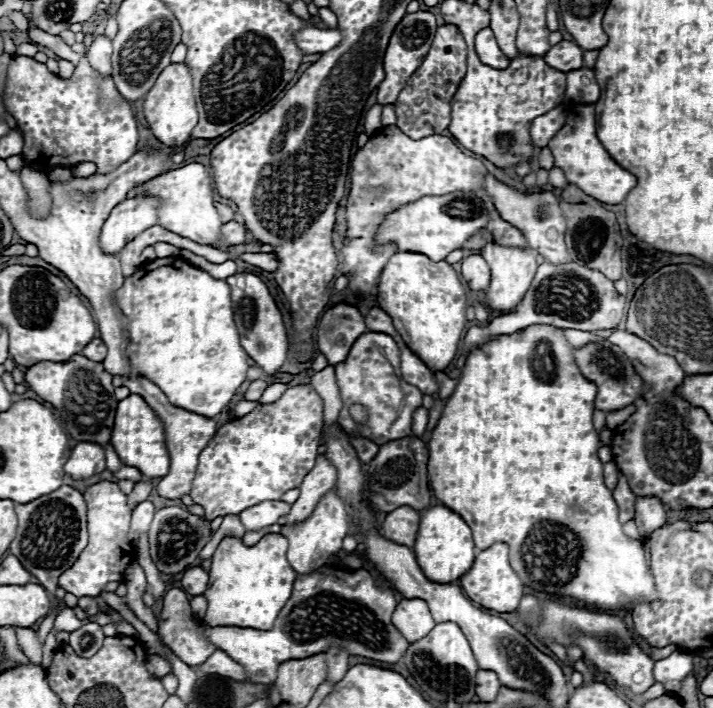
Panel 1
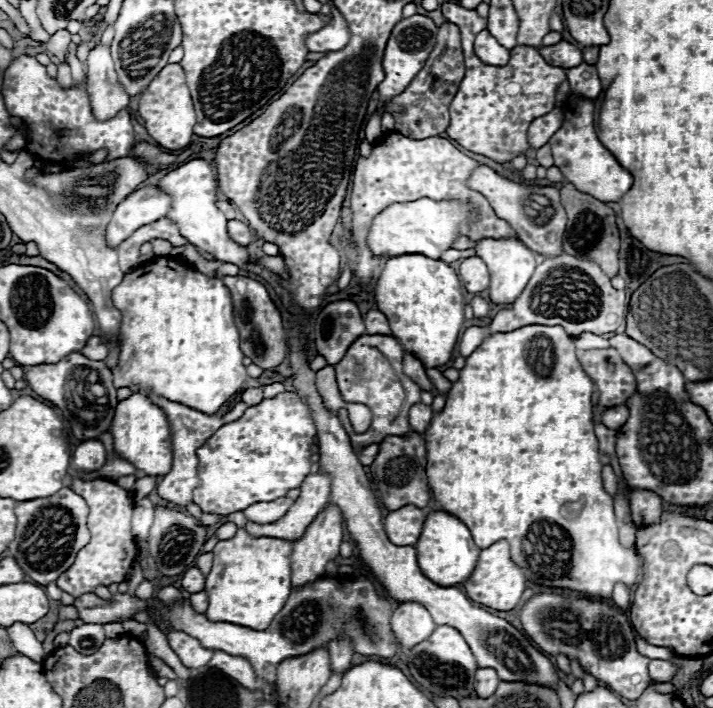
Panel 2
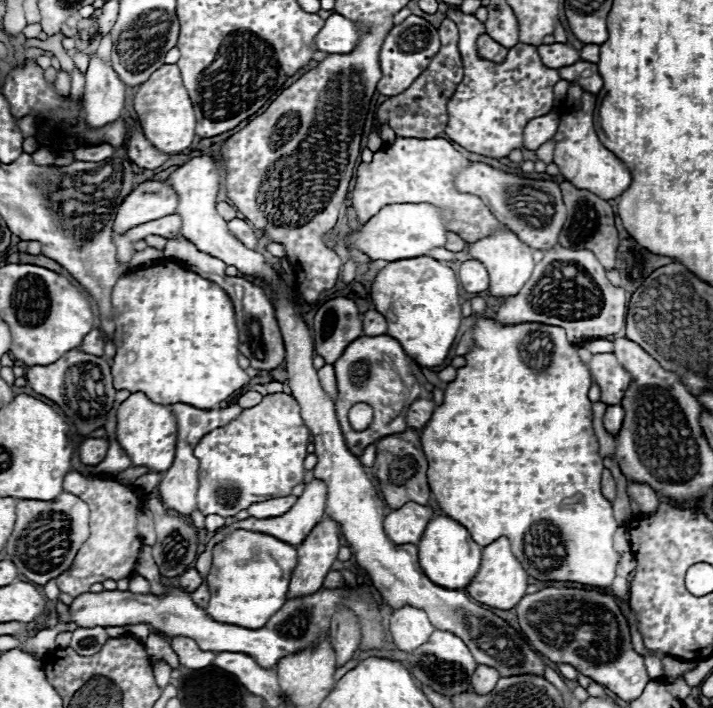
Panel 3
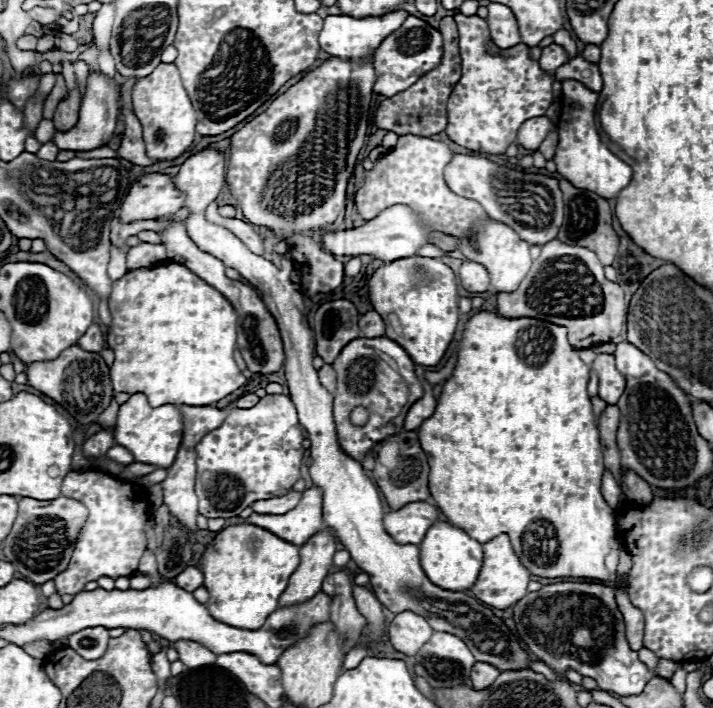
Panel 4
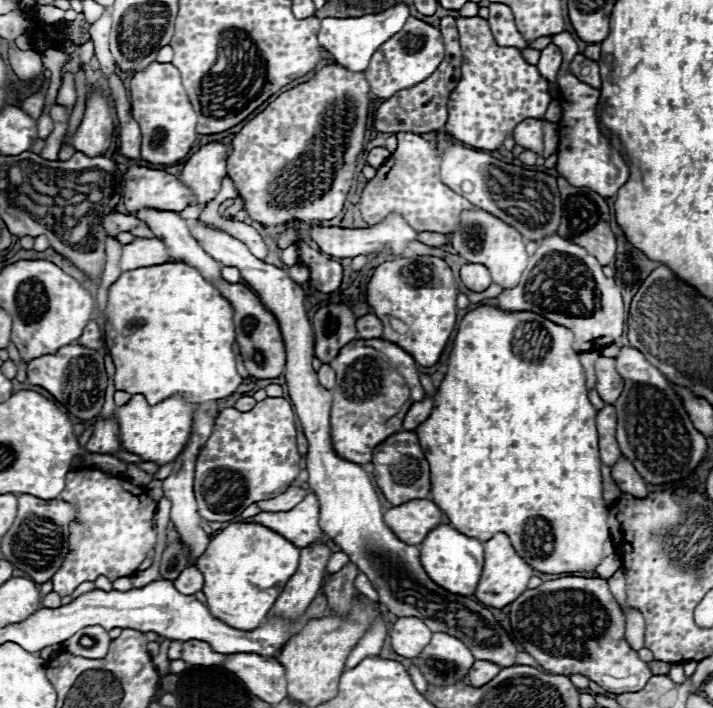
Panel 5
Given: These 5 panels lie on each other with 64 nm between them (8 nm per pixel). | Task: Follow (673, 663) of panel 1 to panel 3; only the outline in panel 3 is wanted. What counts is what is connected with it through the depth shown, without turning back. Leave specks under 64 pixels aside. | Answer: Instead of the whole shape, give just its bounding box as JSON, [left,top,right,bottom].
[644,654,662,680]

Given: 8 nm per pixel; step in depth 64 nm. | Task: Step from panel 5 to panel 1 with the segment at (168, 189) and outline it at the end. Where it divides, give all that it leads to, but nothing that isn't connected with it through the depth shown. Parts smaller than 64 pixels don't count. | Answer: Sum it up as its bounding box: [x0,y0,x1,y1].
[100,196,160,254]

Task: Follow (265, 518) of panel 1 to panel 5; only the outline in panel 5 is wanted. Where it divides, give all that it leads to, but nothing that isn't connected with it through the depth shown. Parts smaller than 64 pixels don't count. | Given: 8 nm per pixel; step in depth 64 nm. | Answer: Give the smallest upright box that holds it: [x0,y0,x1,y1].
[258,486,308,512]

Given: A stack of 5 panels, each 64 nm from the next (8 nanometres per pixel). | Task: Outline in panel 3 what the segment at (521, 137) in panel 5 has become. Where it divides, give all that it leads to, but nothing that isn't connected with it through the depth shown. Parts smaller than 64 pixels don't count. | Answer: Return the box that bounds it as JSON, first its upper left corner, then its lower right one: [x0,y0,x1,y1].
[524,112,560,150]

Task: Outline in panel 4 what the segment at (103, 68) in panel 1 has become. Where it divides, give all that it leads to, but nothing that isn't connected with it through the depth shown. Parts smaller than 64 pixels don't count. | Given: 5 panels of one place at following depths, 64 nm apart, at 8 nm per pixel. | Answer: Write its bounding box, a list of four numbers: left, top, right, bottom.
[54,72,120,152]

